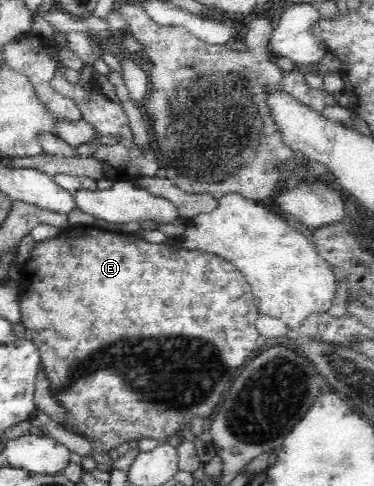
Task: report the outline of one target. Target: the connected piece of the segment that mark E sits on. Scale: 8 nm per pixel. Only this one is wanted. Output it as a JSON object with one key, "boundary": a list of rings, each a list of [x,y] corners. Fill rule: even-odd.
{"boundary":[[[86,229],[82,239],[56,236],[56,239],[36,243],[30,261],[24,263],[24,269],[20,270],[21,277],[18,280],[20,322],[27,329],[26,342],[35,346],[40,353],[51,396],[55,399],[55,403],[61,405],[66,411],[62,429],[68,431],[78,429],[70,433],[88,441],[96,453],[108,454],[121,443],[134,441],[134,439],[141,440],[147,437],[150,439],[171,437],[172,439],[172,435],[176,435],[194,417],[213,416],[212,411],[218,408],[239,369],[259,352],[261,336],[255,326],[258,308],[250,284],[232,262],[218,254],[186,248],[172,251],[172,248],[166,247],[166,244],[146,242],[138,235],[132,241],[132,237],[124,237],[106,229],[102,233],[92,229],[92,235]]]}

